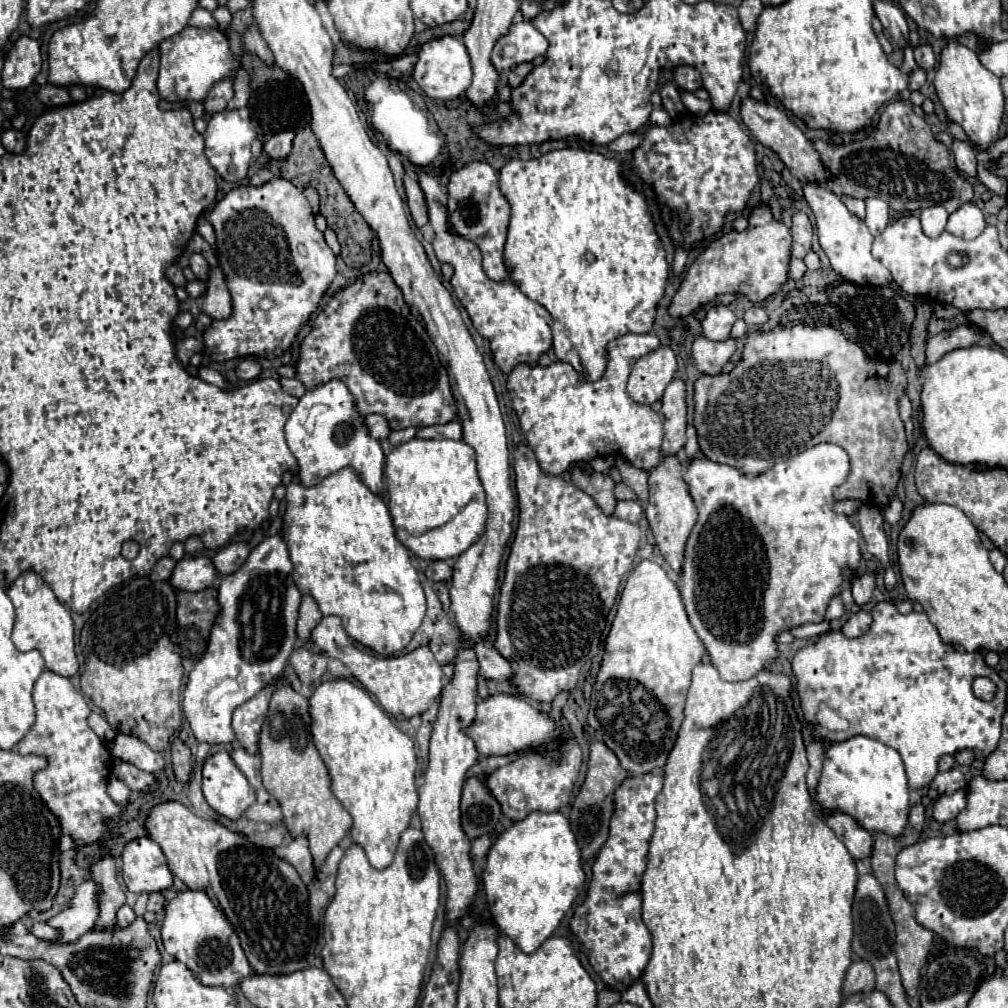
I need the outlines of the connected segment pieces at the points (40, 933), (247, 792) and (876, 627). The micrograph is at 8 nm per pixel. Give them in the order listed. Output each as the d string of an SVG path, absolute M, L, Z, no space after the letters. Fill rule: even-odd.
M35 923L33 925L33 929L31 929L31 933L33 935L37 935L37 937L41 937L41 939L55 939L55 937L59 937L61 933L59 933L59 929L55 929L55 927L51 927L49 923Z
M225 749L207 757L203 765L203 795L227 819L239 819L255 803L255 789Z
M881 601L873 607L871 617L873 623L869 631L861 637L847 639L839 631L831 631L819 641L807 643L803 649L799 649L791 661L797 679L795 689L801 699L801 711L805 721L813 725L813 717L821 703L835 711L843 721L847 721L847 729L843 731L815 727L817 737L831 743L847 741L855 735L879 739L881 743L899 751L911 789L921 789L929 785L937 773L937 761L947 753L953 755L957 751L971 749L977 759L987 759L989 753L997 749L1001 737L1001 717L1005 711L1007 685L997 675L997 671L985 665L981 653L959 653L943 643L935 625L925 613L911 611L909 615L901 615L891 601ZM979 675L989 677L997 685L995 699L981 701L973 695L971 685L973 679Z

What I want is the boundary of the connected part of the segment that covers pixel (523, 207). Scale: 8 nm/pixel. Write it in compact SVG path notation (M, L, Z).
M565 147L559 151L549 151L545 155L541 155L539 159L531 159L531 161L523 161L523 159L511 159L499 173L499 185L503 195L507 197L509 205L511 205L511 225L509 225L509 235L507 235L507 245L505 245L505 263L511 269L511 281L515 281L519 285L519 289L533 301L545 305L545 309L549 309L549 313L553 315L553 351L555 355L565 361L571 363L575 367L575 371L583 373L583 377L587 381L597 381L605 367L607 367L607 359L605 359L605 345L621 335L627 333L649 333L653 327L653 319L655 319L655 309L657 303L661 301L663 293L665 293L665 283L669 277L669 263L665 259L665 247L659 239L659 235L655 233L655 223L653 217L649 213L649 205L645 201L645 195L637 189L633 189L621 173L621 161L617 159L609 159L597 151L587 151L583 147Z

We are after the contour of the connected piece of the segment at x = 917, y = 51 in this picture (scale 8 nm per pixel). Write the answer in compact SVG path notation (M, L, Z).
M929 43L917 46L914 48L914 58L918 68L922 68L925 71L933 69L935 65L935 53L931 49Z

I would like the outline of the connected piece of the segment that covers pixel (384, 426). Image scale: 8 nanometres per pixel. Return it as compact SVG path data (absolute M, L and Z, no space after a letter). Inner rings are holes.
M367 415L365 417L365 425L367 425L367 429L369 429L369 435L373 437L373 439L387 439L387 435L391 433L391 429L389 429L389 423L385 421L385 417L381 417L381 415Z

